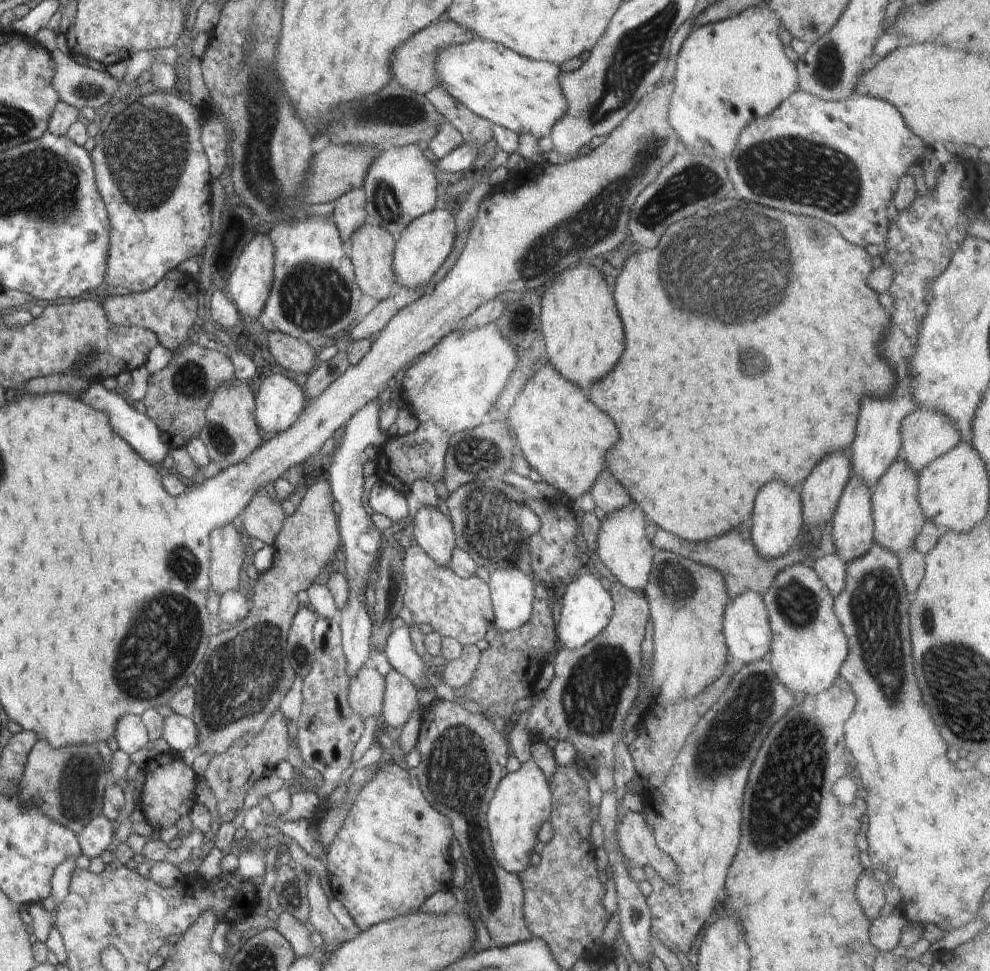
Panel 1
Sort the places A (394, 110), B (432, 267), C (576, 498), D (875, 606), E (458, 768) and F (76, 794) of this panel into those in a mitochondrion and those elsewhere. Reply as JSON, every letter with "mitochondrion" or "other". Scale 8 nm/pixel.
{"A":"mitochondrion","B":"other","C":"other","D":"mitochondrion","E":"mitochondrion","F":"mitochondrion"}

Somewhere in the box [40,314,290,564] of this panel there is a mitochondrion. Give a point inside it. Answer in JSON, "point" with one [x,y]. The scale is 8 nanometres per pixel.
{"point":[190,380]}

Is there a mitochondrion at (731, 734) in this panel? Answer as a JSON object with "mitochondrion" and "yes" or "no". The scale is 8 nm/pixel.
{"mitochondrion":"yes"}

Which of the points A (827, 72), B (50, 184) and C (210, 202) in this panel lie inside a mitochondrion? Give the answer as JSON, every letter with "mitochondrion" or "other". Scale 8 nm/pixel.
{"A":"mitochondrion","B":"mitochondrion","C":"other"}

